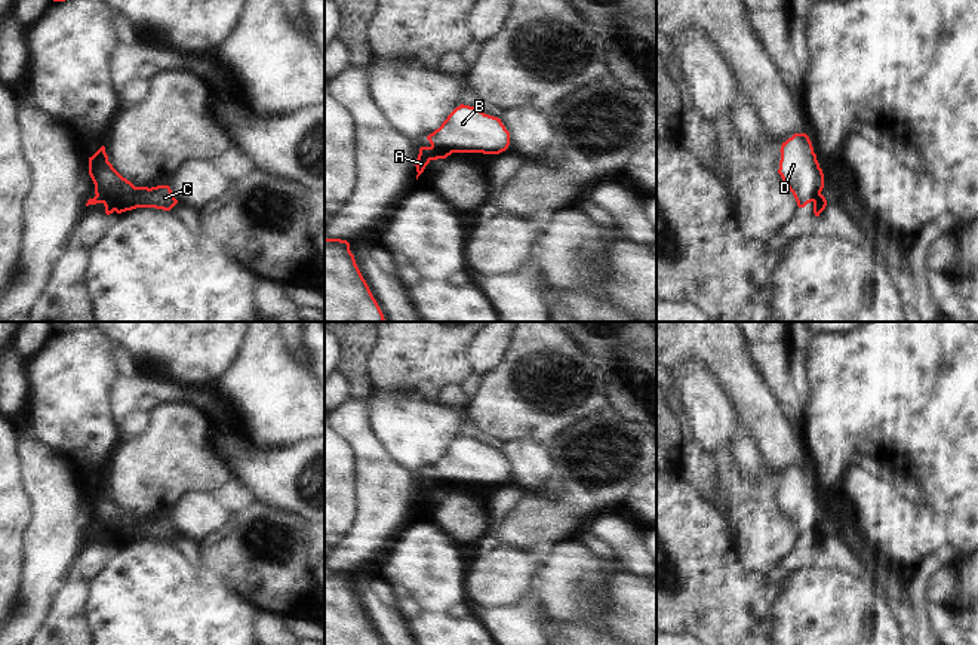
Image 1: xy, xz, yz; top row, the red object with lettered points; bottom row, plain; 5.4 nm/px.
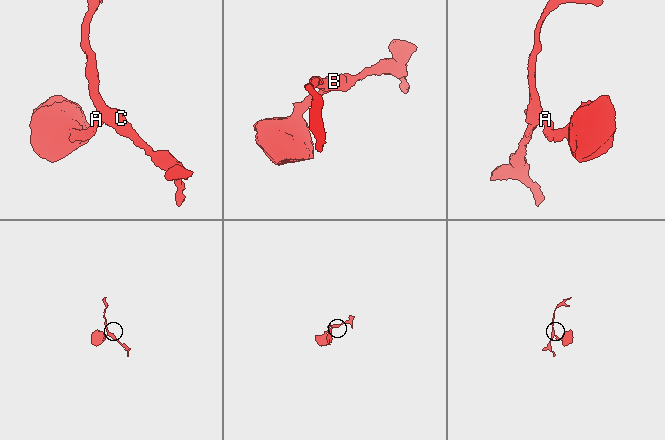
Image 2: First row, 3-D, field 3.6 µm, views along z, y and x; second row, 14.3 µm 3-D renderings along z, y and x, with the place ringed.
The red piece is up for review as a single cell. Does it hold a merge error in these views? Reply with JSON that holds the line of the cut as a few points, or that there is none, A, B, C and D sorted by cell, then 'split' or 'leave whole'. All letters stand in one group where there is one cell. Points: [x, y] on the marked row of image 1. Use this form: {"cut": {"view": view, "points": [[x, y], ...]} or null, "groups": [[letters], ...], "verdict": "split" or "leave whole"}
{"cut": {"view": "xy", "points": [[97, 194], [108, 199], [114, 209]]}, "groups": [["A"], ["B", "C", "D"]], "verdict": "split"}

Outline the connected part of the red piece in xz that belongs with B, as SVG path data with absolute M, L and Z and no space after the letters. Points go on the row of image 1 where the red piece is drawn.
M461 104L427 139L431 147L448 150L450 154L499 154L510 145L510 132L501 119Z

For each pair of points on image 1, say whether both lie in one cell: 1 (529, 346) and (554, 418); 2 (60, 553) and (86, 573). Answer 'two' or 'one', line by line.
1: one
2: two

